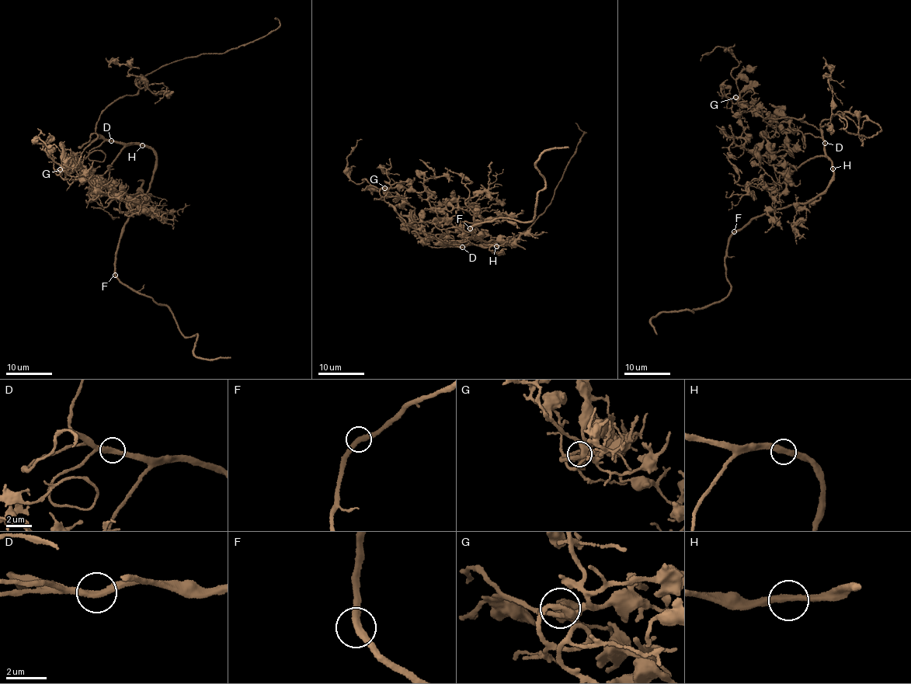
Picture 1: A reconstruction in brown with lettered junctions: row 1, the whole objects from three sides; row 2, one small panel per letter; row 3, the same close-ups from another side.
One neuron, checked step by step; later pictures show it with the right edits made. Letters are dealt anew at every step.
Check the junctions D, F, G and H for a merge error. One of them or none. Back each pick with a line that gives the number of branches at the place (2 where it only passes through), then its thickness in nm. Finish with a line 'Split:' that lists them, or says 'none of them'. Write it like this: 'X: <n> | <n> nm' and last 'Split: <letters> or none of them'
Split: none of them

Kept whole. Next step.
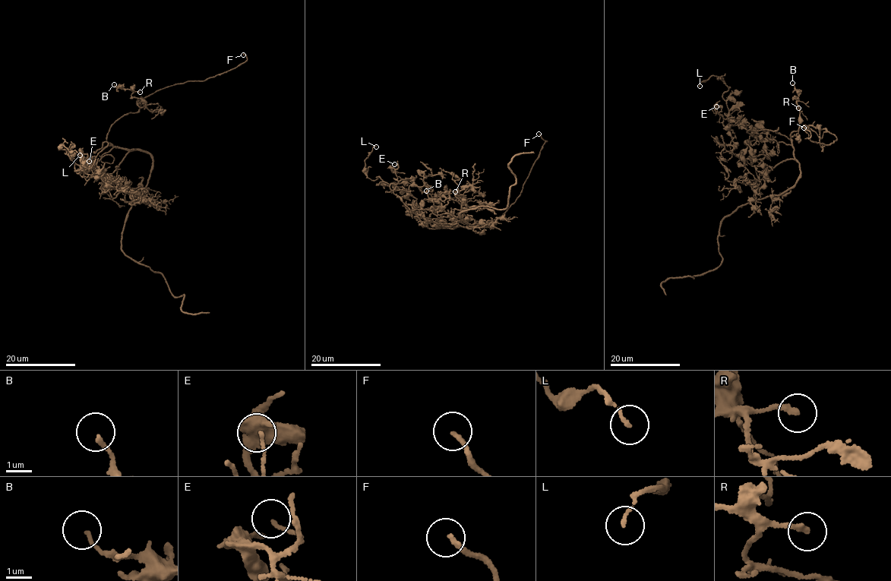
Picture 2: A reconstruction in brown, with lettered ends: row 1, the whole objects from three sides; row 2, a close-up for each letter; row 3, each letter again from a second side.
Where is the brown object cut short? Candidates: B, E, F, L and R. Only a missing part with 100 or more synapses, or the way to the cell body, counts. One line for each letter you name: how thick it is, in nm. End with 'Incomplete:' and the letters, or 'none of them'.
F: 190 nm
Incomplete: F

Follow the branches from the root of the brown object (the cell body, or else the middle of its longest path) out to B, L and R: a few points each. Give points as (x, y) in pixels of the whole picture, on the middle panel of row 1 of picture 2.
B: (487, 225), (438, 226), (471, 228), (467, 225), (472, 219), (463, 213), (468, 206), (466, 199), (426, 191)
L: (487, 225), (430, 228), (434, 210), (408, 205), (395, 184), (367, 176), (376, 146)
R: (487, 225), (438, 226), (472, 227), (463, 213), (468, 206), (465, 197), (448, 197), (455, 191)

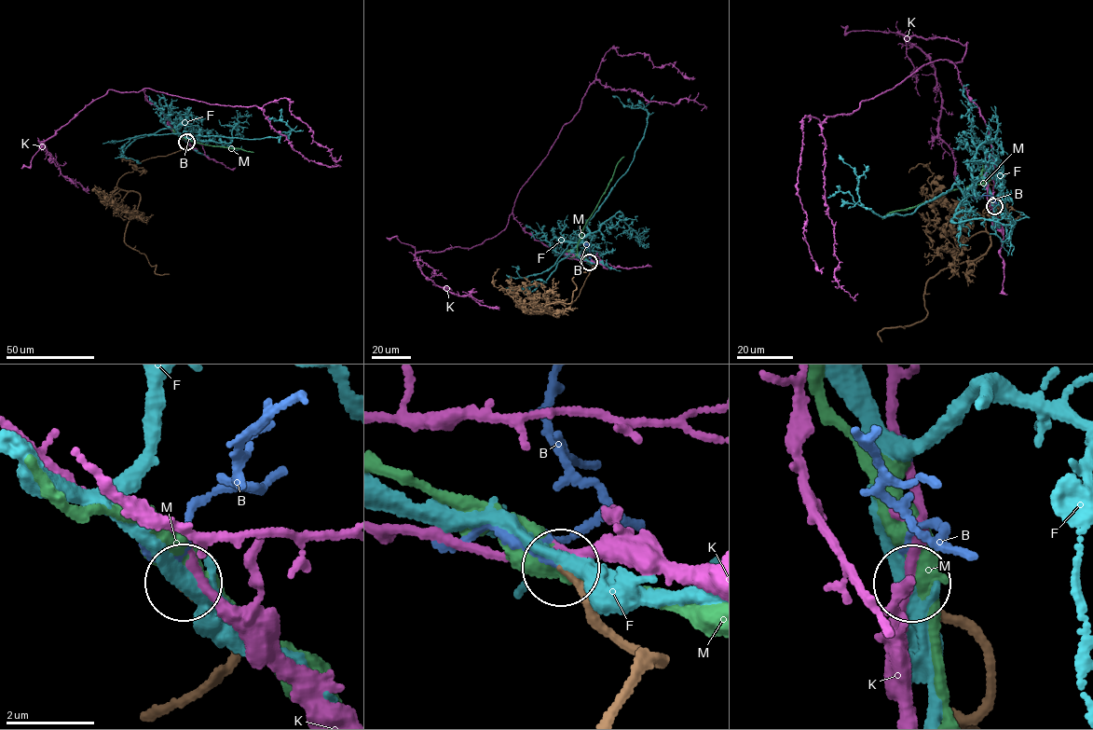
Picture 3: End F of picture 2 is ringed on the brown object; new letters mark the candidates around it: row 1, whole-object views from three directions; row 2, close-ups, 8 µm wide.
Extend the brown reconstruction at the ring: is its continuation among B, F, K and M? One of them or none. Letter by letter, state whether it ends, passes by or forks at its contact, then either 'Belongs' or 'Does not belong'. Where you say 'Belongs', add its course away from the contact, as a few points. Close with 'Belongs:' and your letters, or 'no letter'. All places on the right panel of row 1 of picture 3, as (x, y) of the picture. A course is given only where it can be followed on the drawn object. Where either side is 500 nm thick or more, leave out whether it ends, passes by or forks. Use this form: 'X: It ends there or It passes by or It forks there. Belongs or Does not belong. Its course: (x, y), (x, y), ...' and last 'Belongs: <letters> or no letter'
B: It passes by. Belongs. Its course: (994, 205), (996, 202), (990, 196), (976, 199), (974, 193)
F: It passes by. Does not belong
K: It passes by. Does not belong
M: It passes by. Does not belong
Belongs: B

